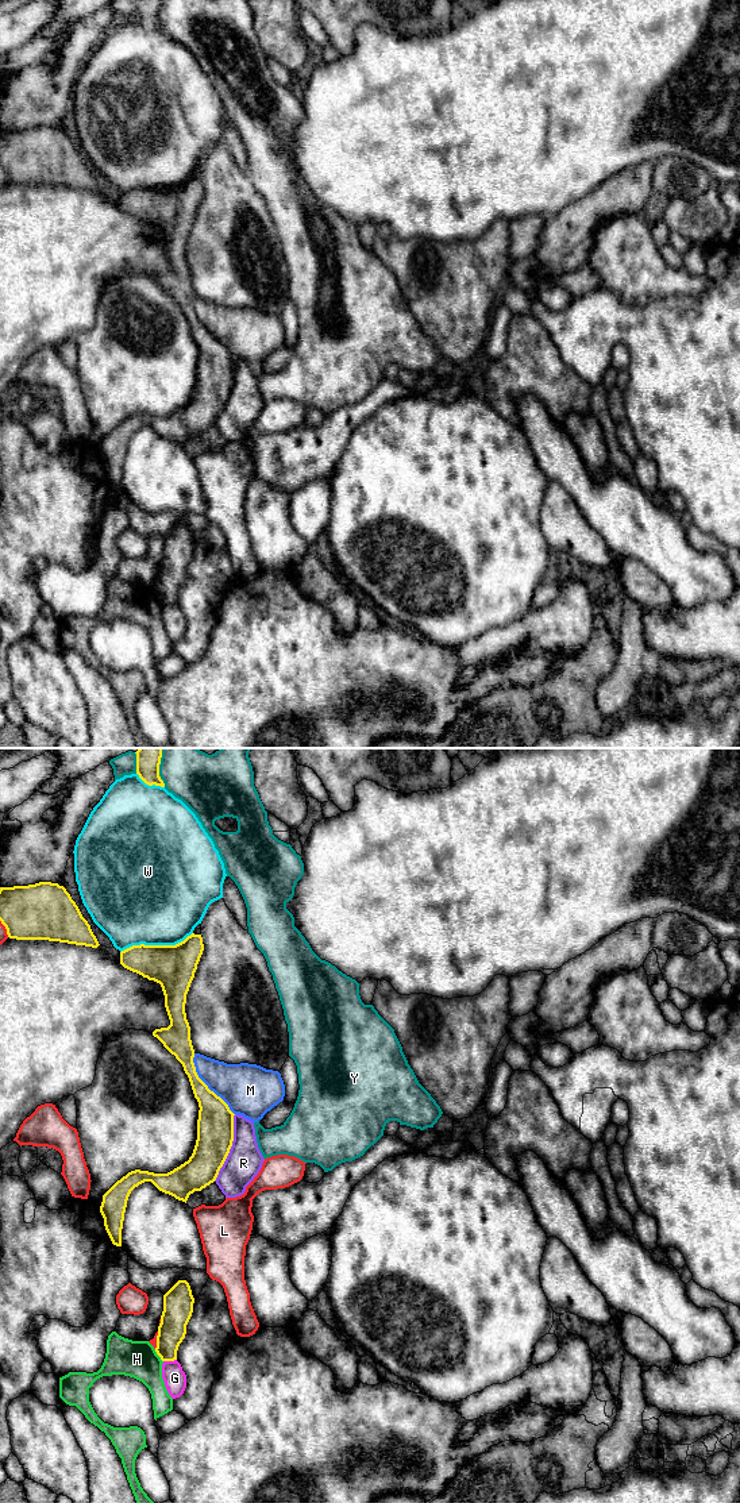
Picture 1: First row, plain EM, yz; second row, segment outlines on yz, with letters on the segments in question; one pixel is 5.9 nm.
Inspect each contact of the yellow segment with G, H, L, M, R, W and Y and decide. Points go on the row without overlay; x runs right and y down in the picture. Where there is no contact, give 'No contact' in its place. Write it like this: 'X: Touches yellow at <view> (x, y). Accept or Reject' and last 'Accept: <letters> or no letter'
G: Touches yellow at yz (169, 604). Accept
H: Touches yellow at yz (158, 598). Reject
L: Touches yellow at yz (157, 584). Reject
M: Touches yellow at yz (205, 328). Reject
R: Touches yellow at yz (230, 392). Reject
W: Touches yellow at yz (155, 189). Reject
Y: Touches yellow at yz (158, 15). Reject
Accept: G

